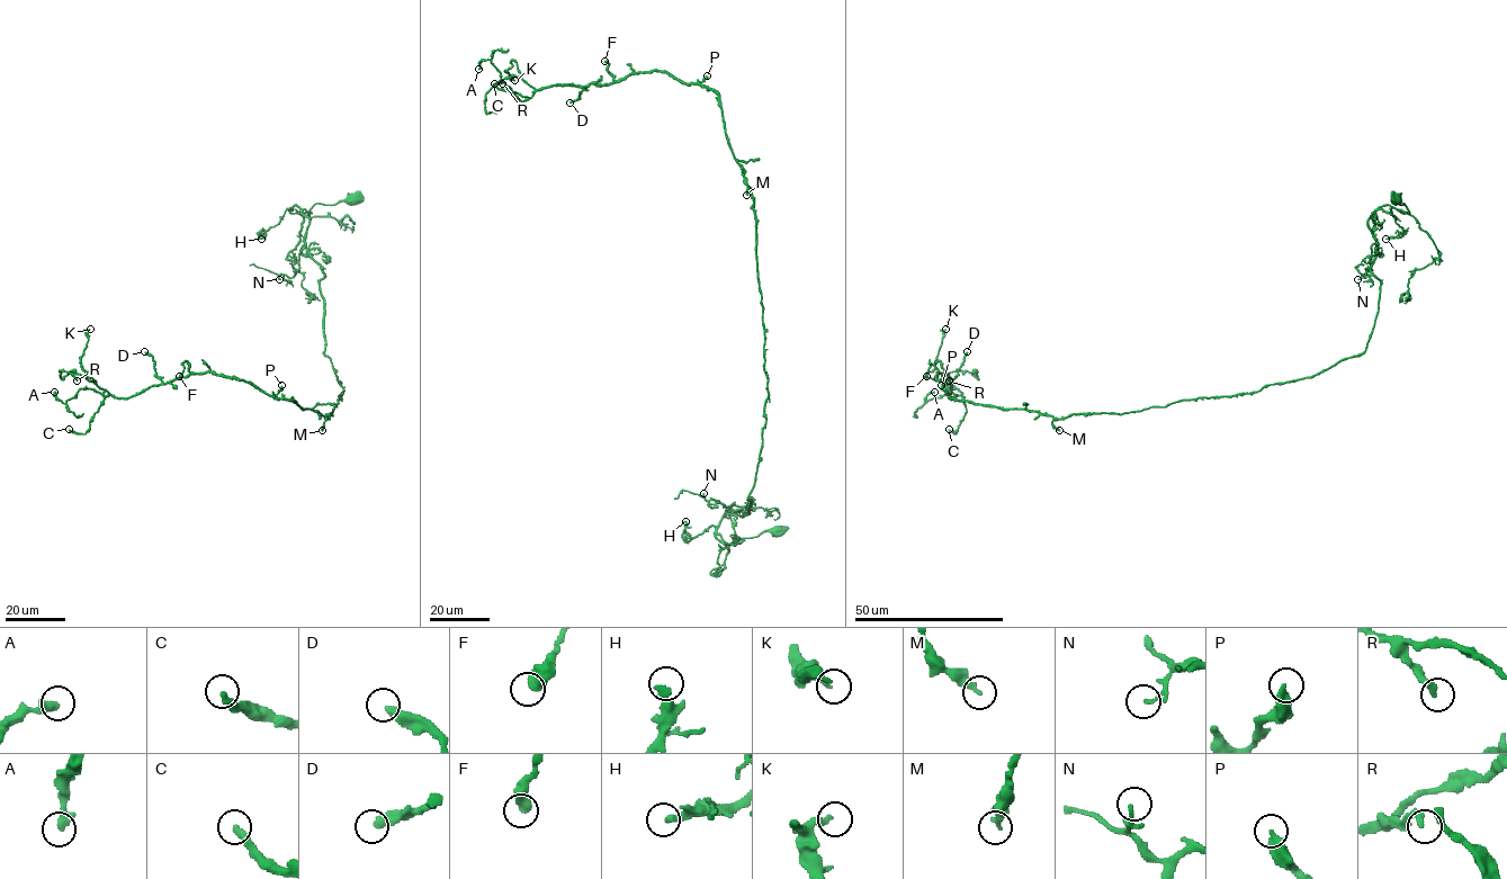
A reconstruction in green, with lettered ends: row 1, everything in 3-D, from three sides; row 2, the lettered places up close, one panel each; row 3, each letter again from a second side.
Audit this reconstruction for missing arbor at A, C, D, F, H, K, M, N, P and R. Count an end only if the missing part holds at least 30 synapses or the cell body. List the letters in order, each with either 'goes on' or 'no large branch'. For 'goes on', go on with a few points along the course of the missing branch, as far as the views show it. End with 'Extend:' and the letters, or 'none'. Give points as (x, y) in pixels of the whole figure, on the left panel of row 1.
A: no large branch
C: no large branch
D: goes on; course (144, 351), (120, 326), (91, 347)
F: no large branch
H: no large branch
K: no large branch
M: no large branch
N: no large branch
P: no large branch
R: no large branch
Extend: D

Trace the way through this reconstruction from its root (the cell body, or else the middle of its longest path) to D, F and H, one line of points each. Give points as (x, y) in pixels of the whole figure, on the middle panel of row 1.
D: (777, 531), (716, 532), (734, 503), (748, 513), (768, 395), (754, 200), (720, 100), (651, 71), (570, 102)
F: (777, 531), (716, 532), (748, 513), (768, 395), (720, 100), (604, 61)
H: (777, 531), (765, 530), (729, 544), (711, 526), (688, 540), (682, 535), (685, 521)

